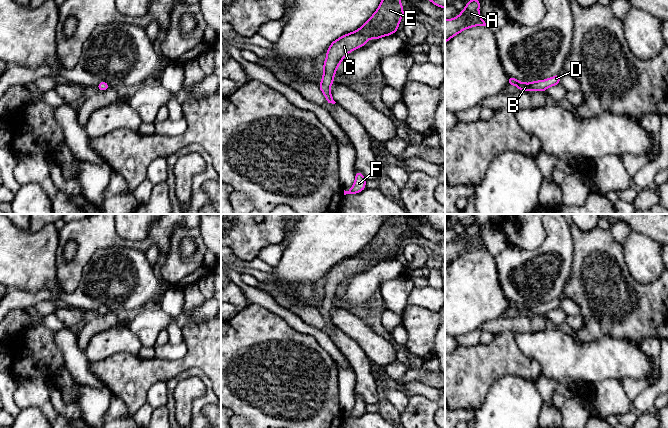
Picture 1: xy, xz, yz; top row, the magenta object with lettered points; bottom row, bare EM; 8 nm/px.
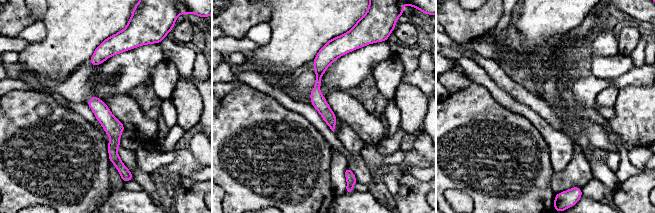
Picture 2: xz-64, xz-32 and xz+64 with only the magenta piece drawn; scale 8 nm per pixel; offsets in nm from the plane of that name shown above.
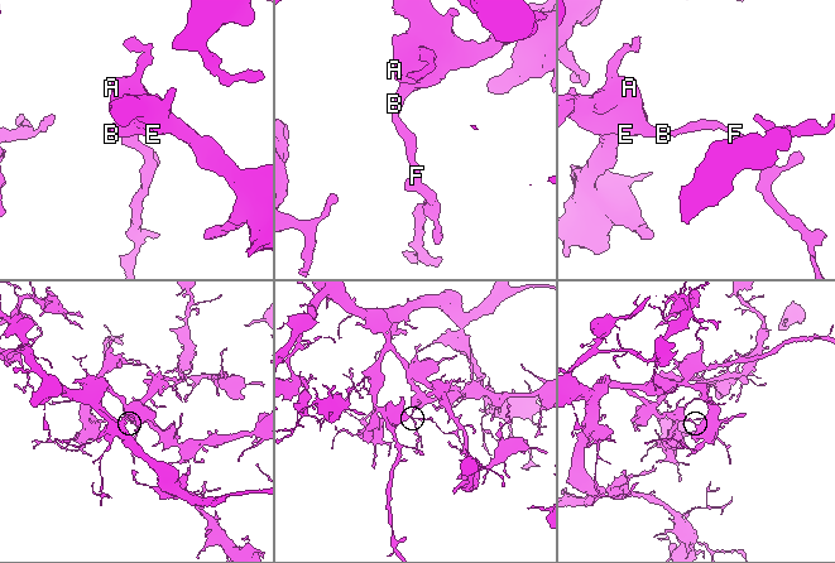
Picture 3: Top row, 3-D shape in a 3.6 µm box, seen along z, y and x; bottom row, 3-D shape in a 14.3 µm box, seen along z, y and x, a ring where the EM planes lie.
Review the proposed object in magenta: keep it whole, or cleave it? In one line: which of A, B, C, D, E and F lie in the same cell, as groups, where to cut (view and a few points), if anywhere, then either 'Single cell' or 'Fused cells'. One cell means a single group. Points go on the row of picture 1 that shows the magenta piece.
Groups: A B C D E F. No split. Single cell

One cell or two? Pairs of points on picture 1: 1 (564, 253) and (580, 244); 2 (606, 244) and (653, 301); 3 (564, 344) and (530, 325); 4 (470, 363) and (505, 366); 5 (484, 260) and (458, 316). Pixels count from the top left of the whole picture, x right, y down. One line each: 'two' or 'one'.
1: two
2: one
3: two
4: one
5: one

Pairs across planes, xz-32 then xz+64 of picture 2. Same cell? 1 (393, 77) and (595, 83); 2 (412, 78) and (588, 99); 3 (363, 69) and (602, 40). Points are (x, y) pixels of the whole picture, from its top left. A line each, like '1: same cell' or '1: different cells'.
1: different cells
2: same cell
3: same cell

